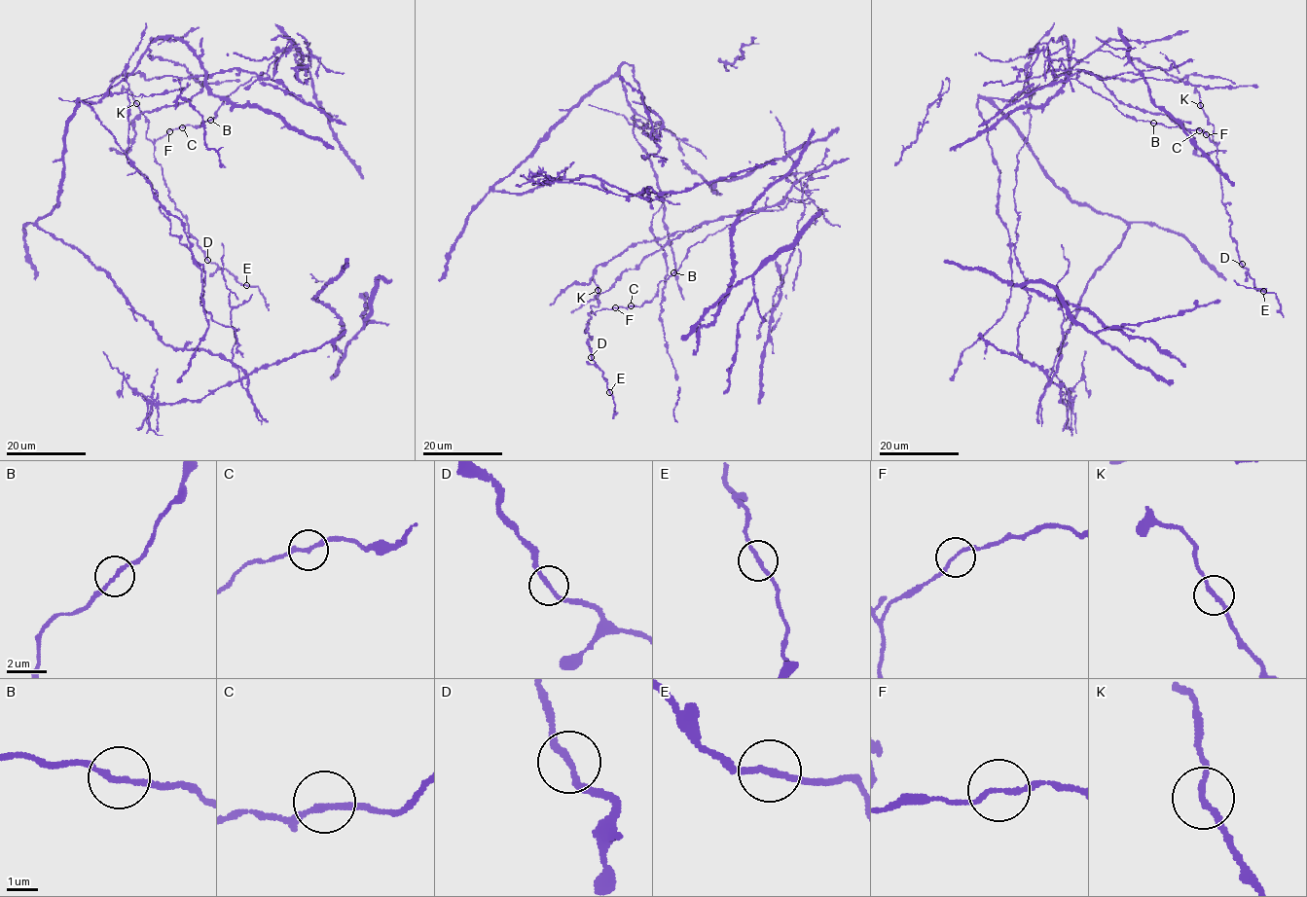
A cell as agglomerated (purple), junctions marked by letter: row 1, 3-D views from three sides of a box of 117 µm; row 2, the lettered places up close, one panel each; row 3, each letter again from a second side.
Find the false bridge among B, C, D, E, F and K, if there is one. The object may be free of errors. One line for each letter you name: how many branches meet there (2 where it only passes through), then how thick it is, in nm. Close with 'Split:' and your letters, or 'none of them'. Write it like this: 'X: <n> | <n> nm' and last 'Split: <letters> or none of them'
B: 2 | 170 nm
Split: B

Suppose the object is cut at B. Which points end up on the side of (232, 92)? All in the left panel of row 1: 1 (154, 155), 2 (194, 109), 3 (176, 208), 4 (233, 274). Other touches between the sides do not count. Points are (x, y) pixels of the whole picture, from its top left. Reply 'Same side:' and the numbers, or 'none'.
Same side: 2

